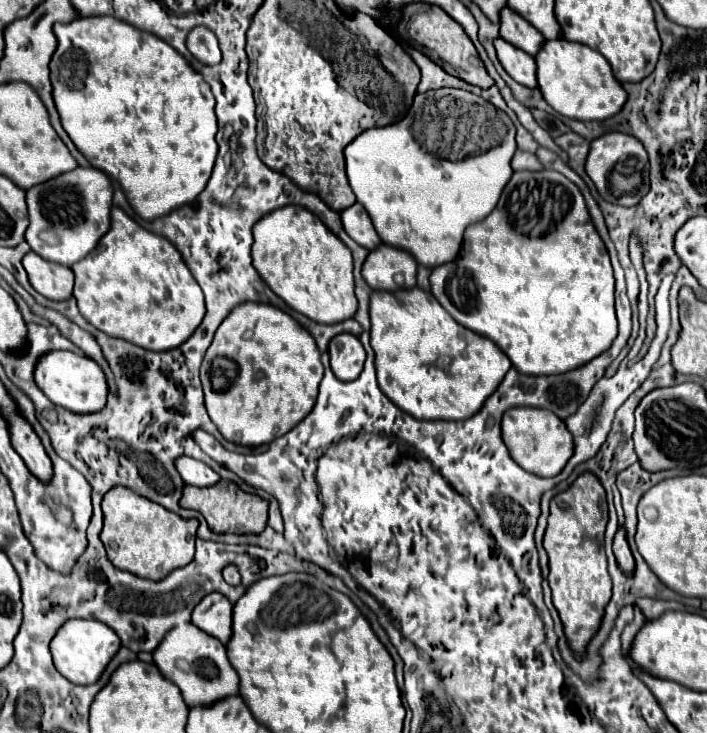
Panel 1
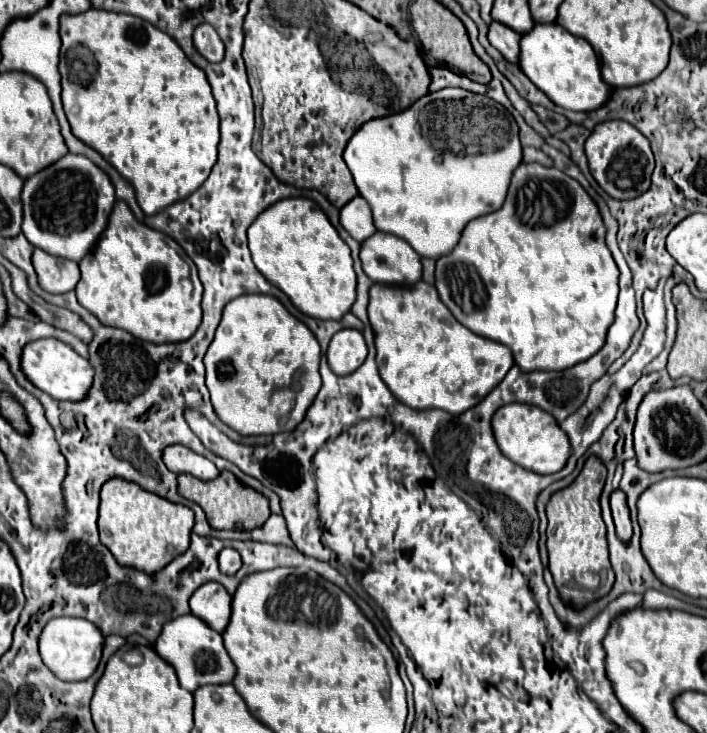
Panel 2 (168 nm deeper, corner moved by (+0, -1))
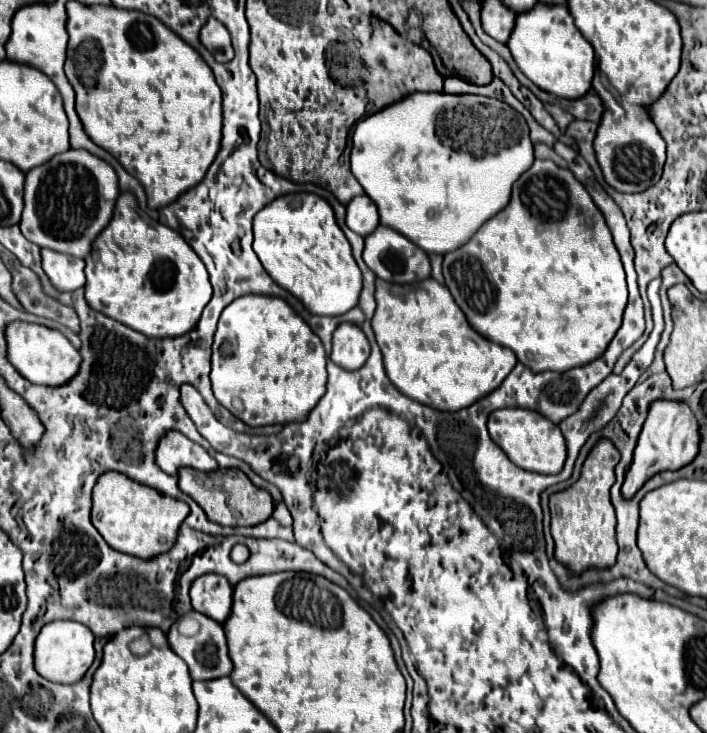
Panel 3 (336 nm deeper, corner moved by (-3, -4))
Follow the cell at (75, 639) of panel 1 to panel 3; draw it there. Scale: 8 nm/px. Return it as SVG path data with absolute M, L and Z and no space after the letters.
M53 621L47 623L35 641L35 669L53 683L77 683L83 679L87 669L95 661L95 649L93 649L95 635L89 627L83 627L83 623L77 621Z

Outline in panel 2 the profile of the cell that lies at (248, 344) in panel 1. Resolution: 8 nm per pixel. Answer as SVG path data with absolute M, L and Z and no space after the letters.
M244 294L226 304L216 336L204 356L206 386L216 414L224 424L244 436L278 434L298 426L320 390L320 344L310 328L294 318L274 296Z

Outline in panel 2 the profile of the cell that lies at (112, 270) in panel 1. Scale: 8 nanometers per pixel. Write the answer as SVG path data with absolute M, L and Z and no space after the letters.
M118 200L114 204L108 226L102 232L94 252L84 256L82 278L76 286L76 296L78 296L78 302L86 310L90 310L98 320L102 320L106 326L124 328L136 338L142 338L154 344L188 340L202 322L202 308L200 308L202 282L198 278L196 264L182 250L182 246L178 246L174 238L138 222L124 200Z

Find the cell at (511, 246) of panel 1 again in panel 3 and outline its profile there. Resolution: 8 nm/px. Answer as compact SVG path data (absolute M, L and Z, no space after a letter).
M535 161L513 185L513 195L509 205L499 211L495 217L487 219L487 223L483 223L479 227L479 231L457 251L447 253L443 259L443 277L445 277L445 287L449 289L449 293L453 295L455 303L463 309L467 321L473 325L473 329L487 337L489 341L495 341L503 347L513 349L513 353L517 355L519 363L523 363L525 367L533 369L533 373L541 373L541 371L569 371L573 367L581 367L591 363L593 359L597 359L599 355L603 355L603 351L607 349L609 341L613 339L613 335L617 333L619 325L621 325L621 317L623 317L623 309L627 305L627 285L625 285L625 271L619 259L619 253L613 245L613 237L611 231L603 219L603 215L599 213L599 209L595 207L591 195L585 191L585 187L573 177L573 173L569 169L561 169L557 167L553 161Z

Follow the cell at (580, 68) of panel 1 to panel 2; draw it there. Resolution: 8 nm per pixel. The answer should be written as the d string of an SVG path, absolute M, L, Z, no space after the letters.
M534 24L534 28L520 38L518 64L522 72L558 106L576 112L590 112L600 108L610 98L610 86L600 76L598 58L584 38L576 38L560 24Z

